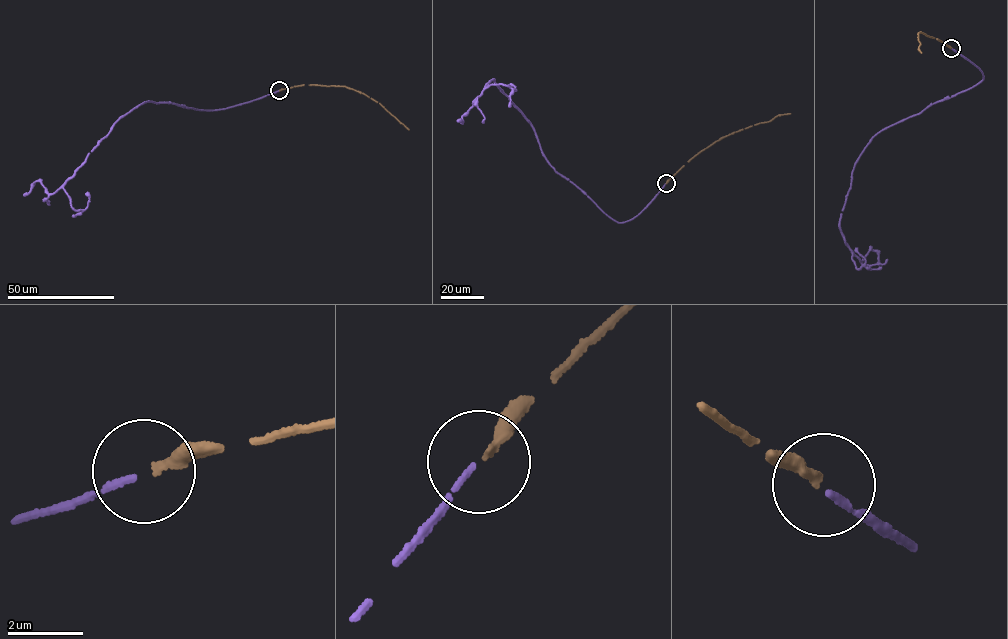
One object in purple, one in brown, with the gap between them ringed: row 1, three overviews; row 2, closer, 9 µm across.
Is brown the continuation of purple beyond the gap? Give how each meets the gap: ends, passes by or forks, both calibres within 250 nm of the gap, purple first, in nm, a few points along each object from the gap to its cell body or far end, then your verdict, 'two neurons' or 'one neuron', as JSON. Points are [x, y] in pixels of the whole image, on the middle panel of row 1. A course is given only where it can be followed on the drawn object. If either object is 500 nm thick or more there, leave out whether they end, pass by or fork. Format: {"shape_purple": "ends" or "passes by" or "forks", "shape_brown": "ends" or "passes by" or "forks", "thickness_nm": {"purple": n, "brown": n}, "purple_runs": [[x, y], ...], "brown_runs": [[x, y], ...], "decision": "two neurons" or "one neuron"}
{"shape_purple": "ends", "shape_brown": "ends", "thickness_nm": {"purple": 160, "brown": 240}, "purple_runs": [[665, 183], [638, 215], [617, 222], [555, 172], [529, 122], [494, 79], [462, 121], [457, 121]], "brown_runs": [[666, 183], [693, 157], [718, 140], [778, 115], [790, 114]], "decision": "one neuron"}

